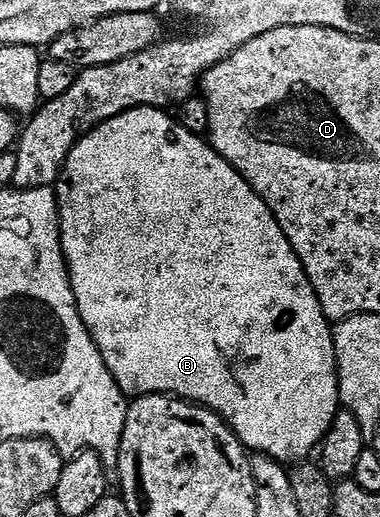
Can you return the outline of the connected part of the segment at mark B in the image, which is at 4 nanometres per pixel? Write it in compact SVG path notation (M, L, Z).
M130 109L113 119L109 119L105 123L95 126L91 132L80 137L78 143L73 147L73 151L68 155L67 162L63 164L63 172L59 174L54 190L55 199L59 203L59 230L61 231L61 243L63 244L63 257L67 261L67 270L71 276L71 286L73 287L73 295L77 299L79 314L89 331L89 335L93 339L93 343L97 343L97 351L101 351L101 359L105 359L105 367L109 367L113 379L119 384L124 395L146 395L149 393L174 395L184 401L203 405L206 409L211 409L215 412L235 432L235 436L243 444L244 449L252 454L272 457L274 461L284 463L299 463L304 459L310 458L307 456L311 452L312 456L322 446L323 437L331 429L333 419L341 408L333 325L332 322L328 321L325 311L321 311L321 303L317 299L317 291L313 287L313 283L309 279L301 259L297 259L297 255L293 251L285 231L281 231L273 211L269 211L269 207L263 202L261 195L257 195L257 191L253 191L250 183L219 152L211 148L204 138L199 137L195 133L185 131L185 127L181 127L178 120L170 112L162 109Z

